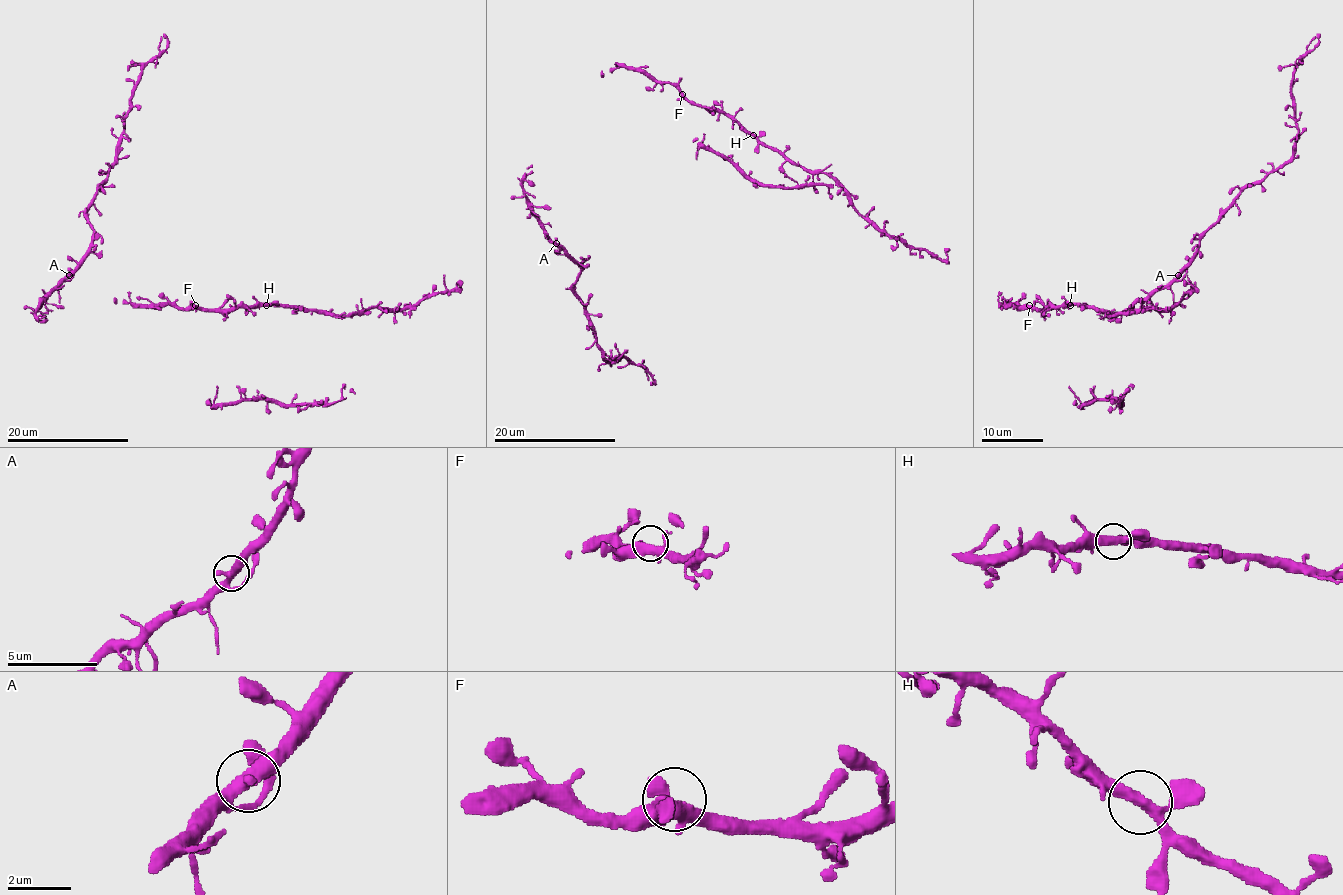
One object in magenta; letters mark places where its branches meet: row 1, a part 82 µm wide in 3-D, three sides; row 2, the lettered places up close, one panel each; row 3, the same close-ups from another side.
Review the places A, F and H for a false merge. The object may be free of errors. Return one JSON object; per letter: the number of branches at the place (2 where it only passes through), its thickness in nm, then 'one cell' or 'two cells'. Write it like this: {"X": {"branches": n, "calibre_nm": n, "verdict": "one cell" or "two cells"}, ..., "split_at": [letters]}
{"A": {"branches": 3, "calibre_nm": 360, "verdict": "one cell"}, "F": {"branches": 3, "calibre_nm": 360, "verdict": "one cell"}, "H": {"branches": 3, "calibre_nm": 320, "verdict": "one cell"}, "split_at": []}

